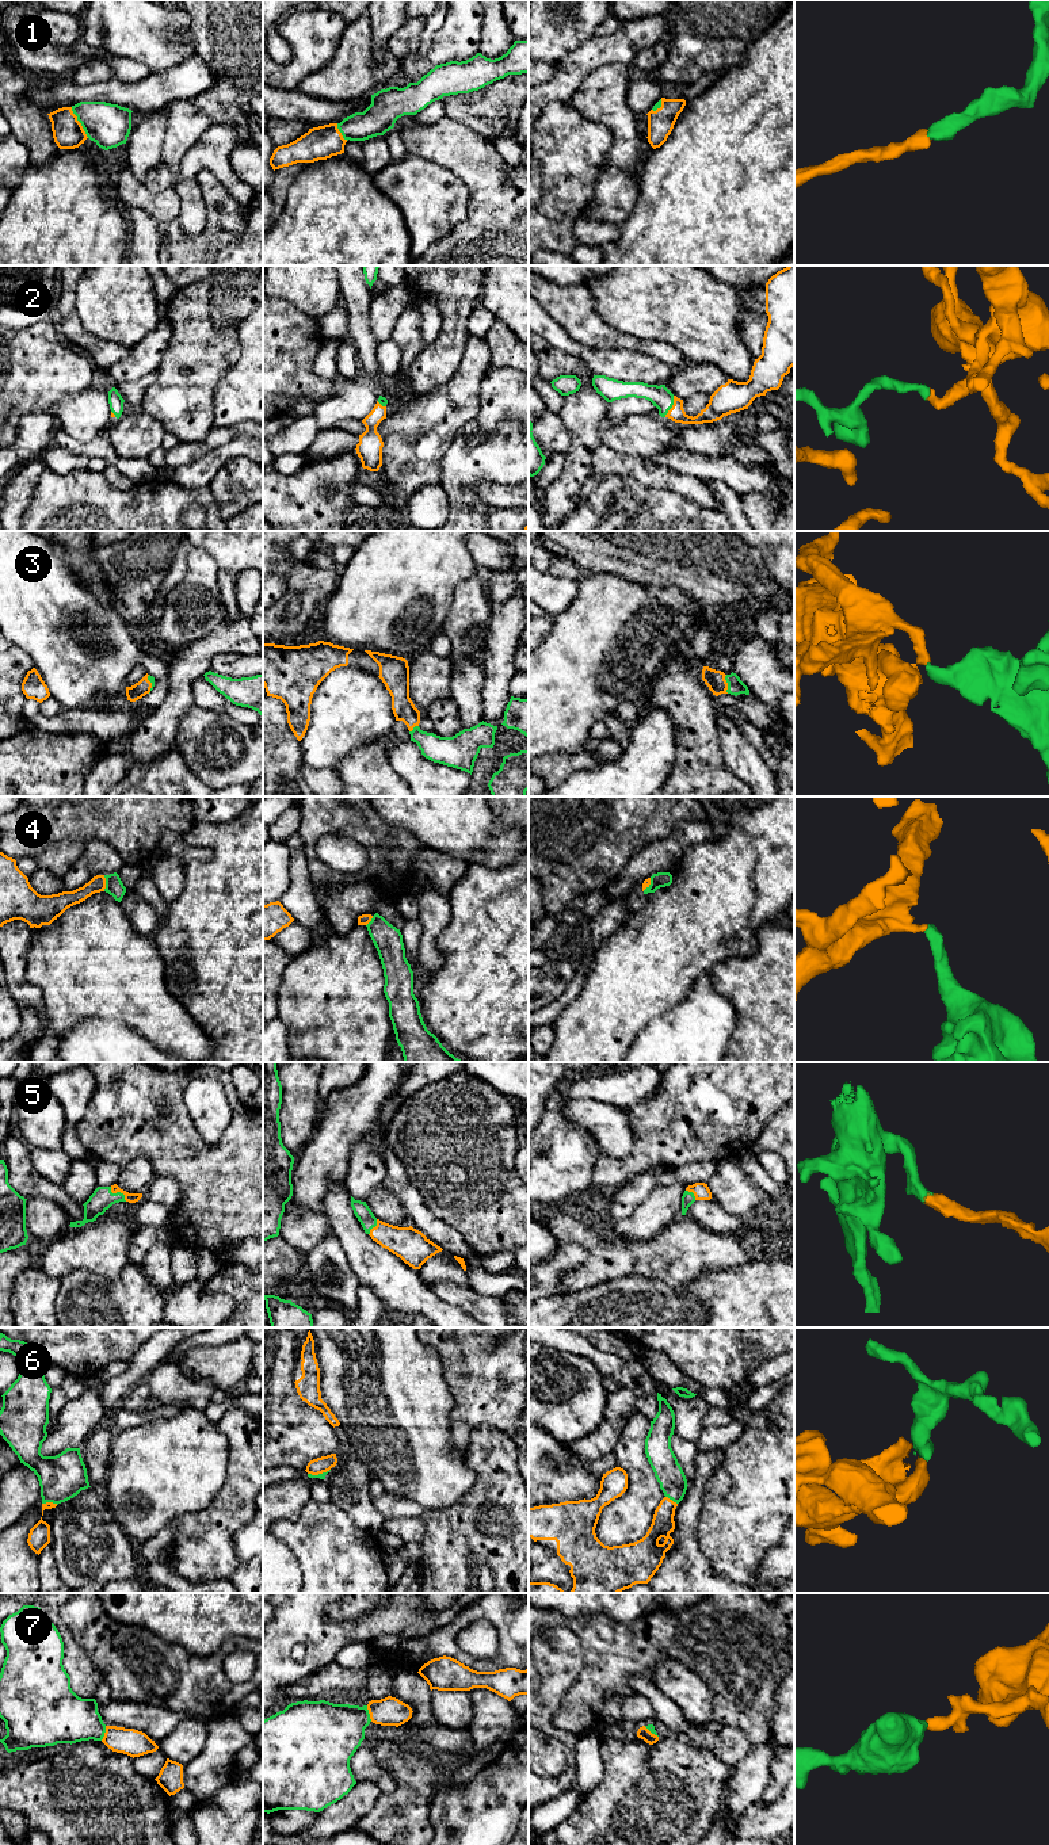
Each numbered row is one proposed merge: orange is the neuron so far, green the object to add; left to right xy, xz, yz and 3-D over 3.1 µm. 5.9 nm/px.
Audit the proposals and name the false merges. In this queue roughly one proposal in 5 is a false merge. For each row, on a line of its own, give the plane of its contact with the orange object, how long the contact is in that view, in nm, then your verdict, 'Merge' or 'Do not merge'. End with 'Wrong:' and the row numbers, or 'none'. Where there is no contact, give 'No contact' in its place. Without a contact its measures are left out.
1: Touches orange in xy. Shared border 220 nm. Merge
2: Touches orange in yz. Shared border 140 nm. Merge
3: Touches orange in yz. Shared border 110 nm. Merge
4: Touches orange in xy. Shared border 100 nm. Merge
5: Touches orange in xy. Shared border 130 nm. Merge
6: Touches orange in yz. Shared border 90 nm. Merge
7: Touches orange in xz. Shared border 100 nm. Merge
Wrong: none

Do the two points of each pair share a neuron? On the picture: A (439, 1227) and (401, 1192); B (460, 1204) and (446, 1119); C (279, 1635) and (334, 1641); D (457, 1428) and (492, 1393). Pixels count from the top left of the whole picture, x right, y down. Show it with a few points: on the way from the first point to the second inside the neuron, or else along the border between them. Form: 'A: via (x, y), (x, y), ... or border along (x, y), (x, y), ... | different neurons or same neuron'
A: via (430, 1222), (411, 1202) | same neuron
B: via (460, 1183), (457, 1141) | same neuron
C: via (293, 1641), (320, 1641) | same neuron
D: border along (451, 1420), (466, 1423), (472, 1428) | different neurons

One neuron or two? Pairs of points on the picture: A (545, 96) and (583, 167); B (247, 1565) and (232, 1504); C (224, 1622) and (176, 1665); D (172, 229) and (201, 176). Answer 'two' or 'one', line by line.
A: two
B: two
C: two
D: one

